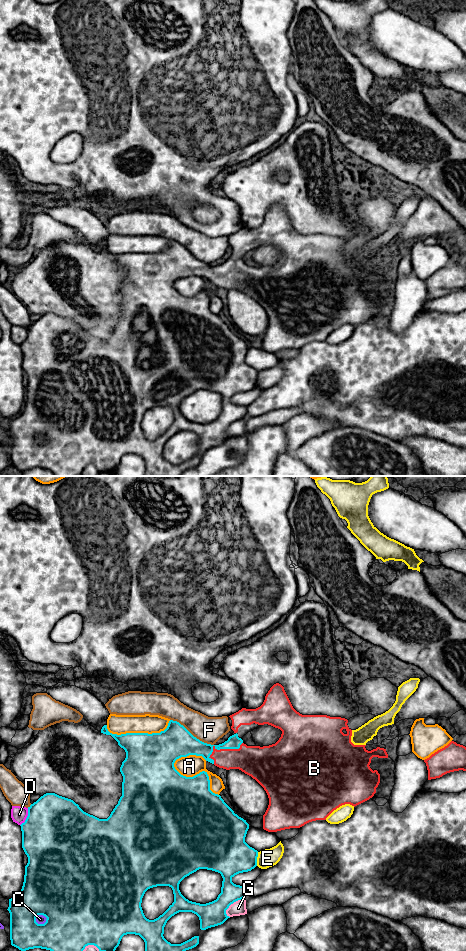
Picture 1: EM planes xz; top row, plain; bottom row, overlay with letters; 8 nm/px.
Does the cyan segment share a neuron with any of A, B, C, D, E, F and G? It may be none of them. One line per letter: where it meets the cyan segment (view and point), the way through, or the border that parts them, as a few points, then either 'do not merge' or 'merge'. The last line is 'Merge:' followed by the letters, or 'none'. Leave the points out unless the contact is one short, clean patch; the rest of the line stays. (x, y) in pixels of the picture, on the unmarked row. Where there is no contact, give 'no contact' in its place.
A: contact xz (199, 293); do not merge
B: contact xz (224, 268); merge
C: contact xz (41, 444); do not merge
D: contact xz (27, 337); do not merge
E: contact xz (256, 379); do not merge
F: contact xz (191, 254); do not merge
G: contact xz (231, 423); do not merge
Merge: B

